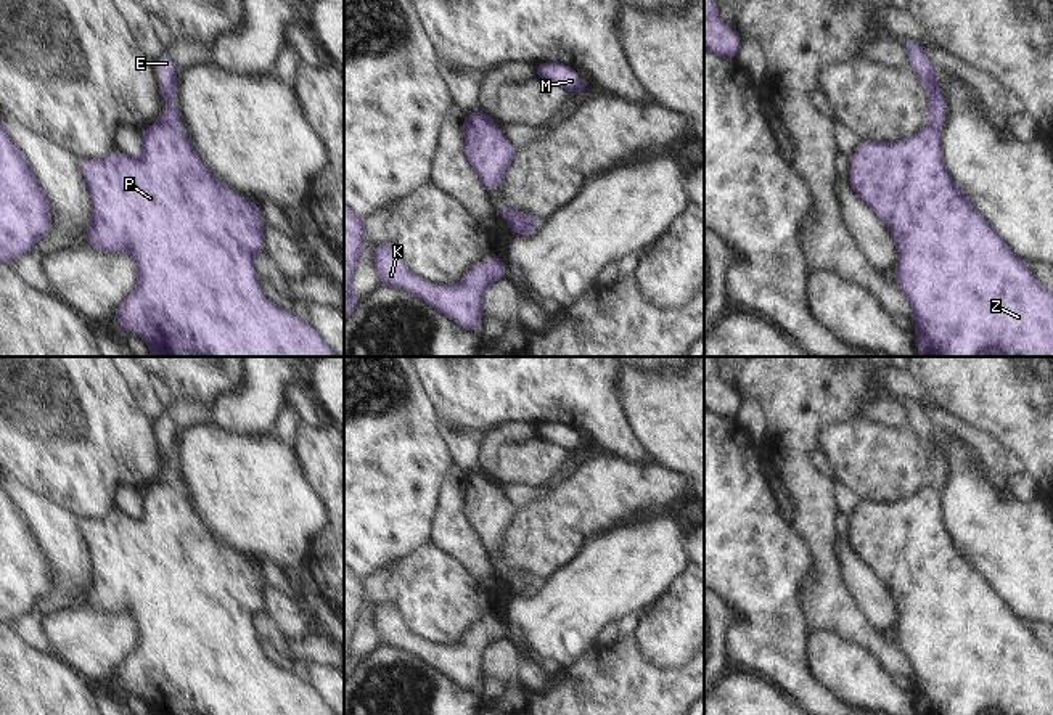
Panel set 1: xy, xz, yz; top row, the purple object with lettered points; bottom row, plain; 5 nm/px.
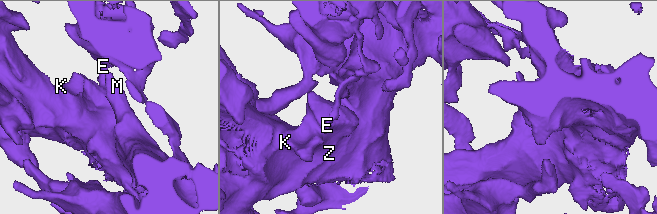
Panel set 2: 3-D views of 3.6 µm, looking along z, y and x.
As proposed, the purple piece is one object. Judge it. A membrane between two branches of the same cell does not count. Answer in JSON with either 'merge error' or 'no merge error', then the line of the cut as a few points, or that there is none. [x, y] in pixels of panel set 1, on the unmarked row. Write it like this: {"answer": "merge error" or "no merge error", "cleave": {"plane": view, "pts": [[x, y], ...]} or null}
{"answer": "merge error", "cleave": {"plane": "xy", "pts": [[158, 482], [180, 490]]}}

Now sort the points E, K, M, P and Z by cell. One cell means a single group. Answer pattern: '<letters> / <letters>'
E / K M P Z

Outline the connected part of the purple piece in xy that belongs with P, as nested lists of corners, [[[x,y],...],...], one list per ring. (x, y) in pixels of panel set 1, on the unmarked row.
[[[156,482],[141,488],[141,505],[141,514],[137,519],[117,509],[111,511],[101,521],[79,521],[80,532],[92,558],[92,580],[80,604],[109,614],[125,612],[137,622],[137,648],[114,670],[117,684],[125,696],[135,694],[133,680],[137,678],[140,683],[140,697],[145,701],[153,715],[336,715],[309,681],[297,680],[291,670],[273,665],[262,654],[259,635],[252,625],[252,619],[257,614],[265,612],[265,578],[259,564],[241,558],[231,548],[222,545],[215,538],[214,532],[206,527],[185,492]]]

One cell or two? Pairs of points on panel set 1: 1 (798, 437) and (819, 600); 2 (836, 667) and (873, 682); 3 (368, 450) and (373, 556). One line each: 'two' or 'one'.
1: one
2: one
3: one

